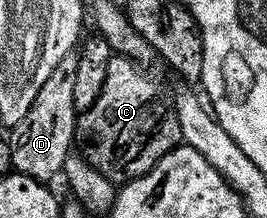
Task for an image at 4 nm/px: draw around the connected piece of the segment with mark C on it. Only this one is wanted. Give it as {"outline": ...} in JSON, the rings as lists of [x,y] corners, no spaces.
{"outline":[[[112,55],[105,70],[105,86],[89,110],[78,113],[74,147],[95,170],[101,170],[116,186],[141,178],[165,154],[180,147],[183,135],[172,97],[138,63]]]}

